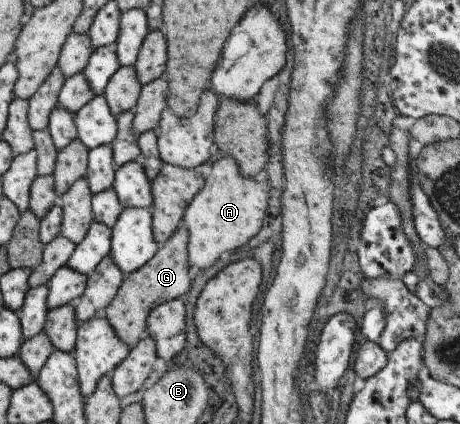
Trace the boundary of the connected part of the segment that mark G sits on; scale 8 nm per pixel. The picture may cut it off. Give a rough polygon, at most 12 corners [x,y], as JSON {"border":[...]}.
{"border":[[180,224],[100,314],[130,348],[152,308],[189,290]]}

